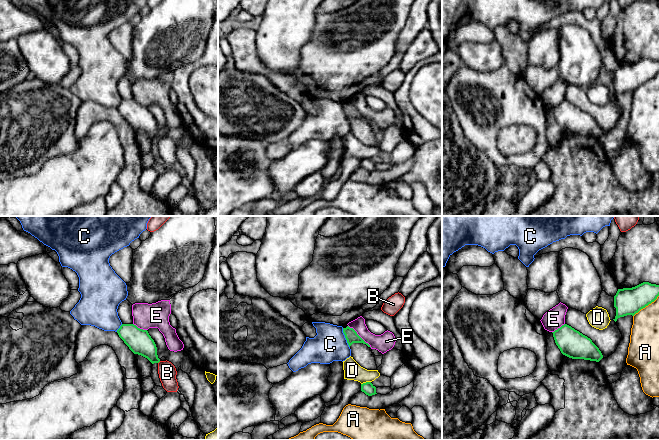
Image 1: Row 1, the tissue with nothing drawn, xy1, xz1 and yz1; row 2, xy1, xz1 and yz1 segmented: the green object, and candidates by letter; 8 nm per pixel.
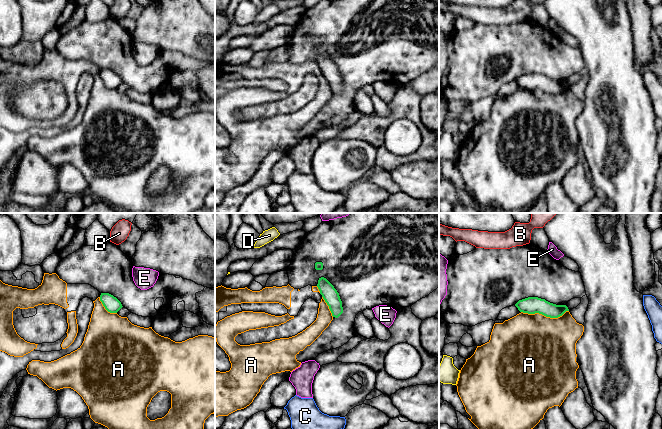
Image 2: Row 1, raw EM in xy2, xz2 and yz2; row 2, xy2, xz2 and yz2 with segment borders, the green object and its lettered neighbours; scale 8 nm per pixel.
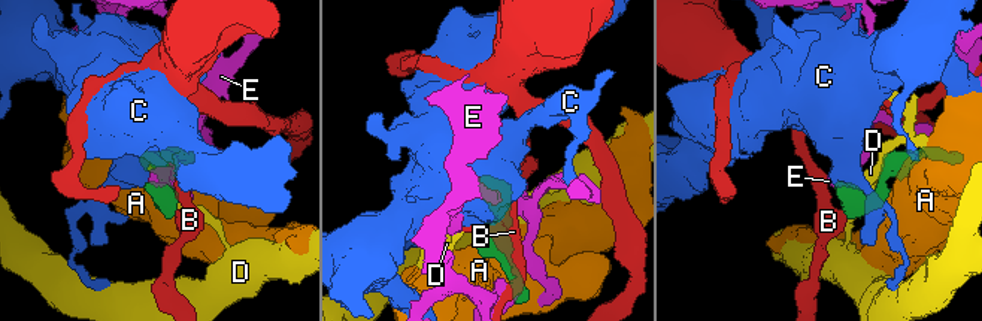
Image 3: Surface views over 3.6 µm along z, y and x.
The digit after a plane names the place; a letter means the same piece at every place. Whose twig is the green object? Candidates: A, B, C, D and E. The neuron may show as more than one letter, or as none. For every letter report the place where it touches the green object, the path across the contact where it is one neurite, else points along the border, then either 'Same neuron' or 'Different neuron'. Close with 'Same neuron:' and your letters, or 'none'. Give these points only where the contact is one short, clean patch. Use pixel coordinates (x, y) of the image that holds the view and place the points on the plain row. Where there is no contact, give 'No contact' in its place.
A: Touches green at yz2 (544, 91). Different neuron
B: No contact. Same neuron
C: Touches green at xz1 (345, 113). Boundary: xz1 (342, 104), (349, 123). Different neuron
D: Touches green at xz1 (366, 158). Different neuron
E: Touches green at xz1 (359, 112). Boundary: xz1 (348, 101), (371, 123). Different neuron
Same neuron: B

